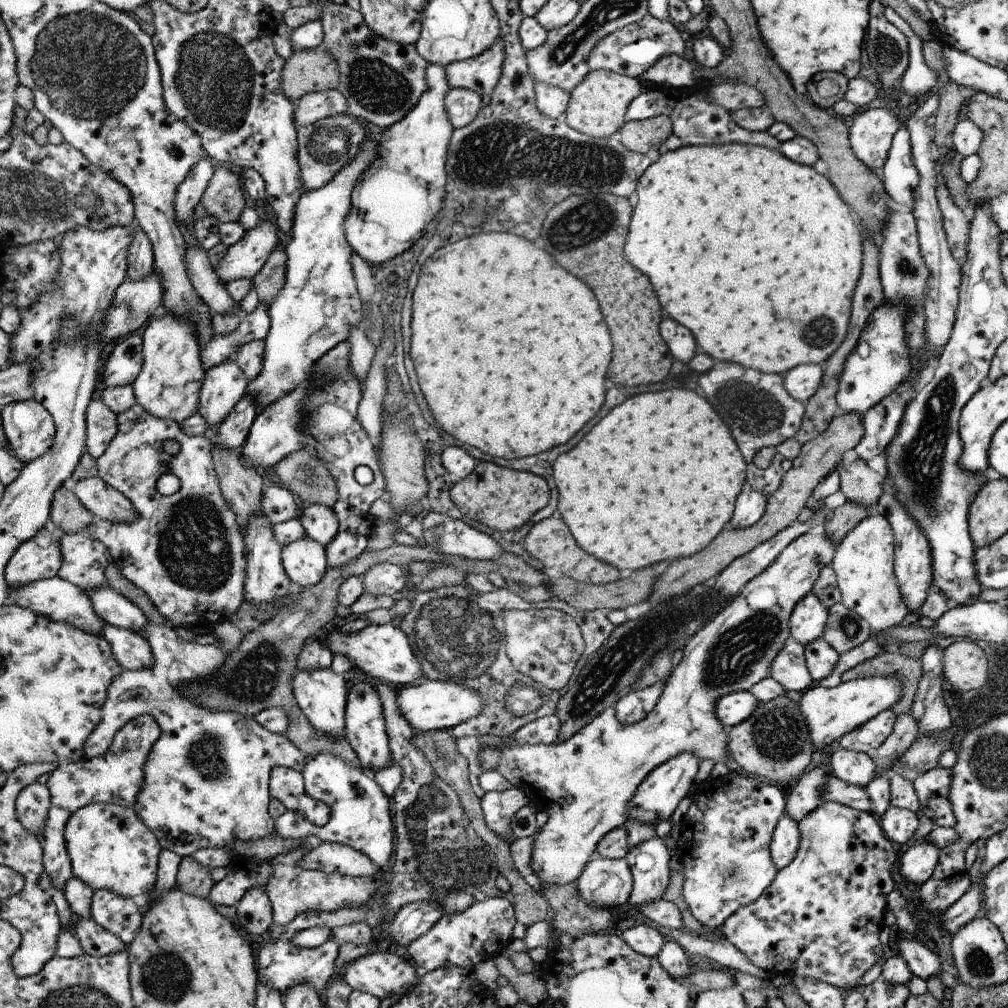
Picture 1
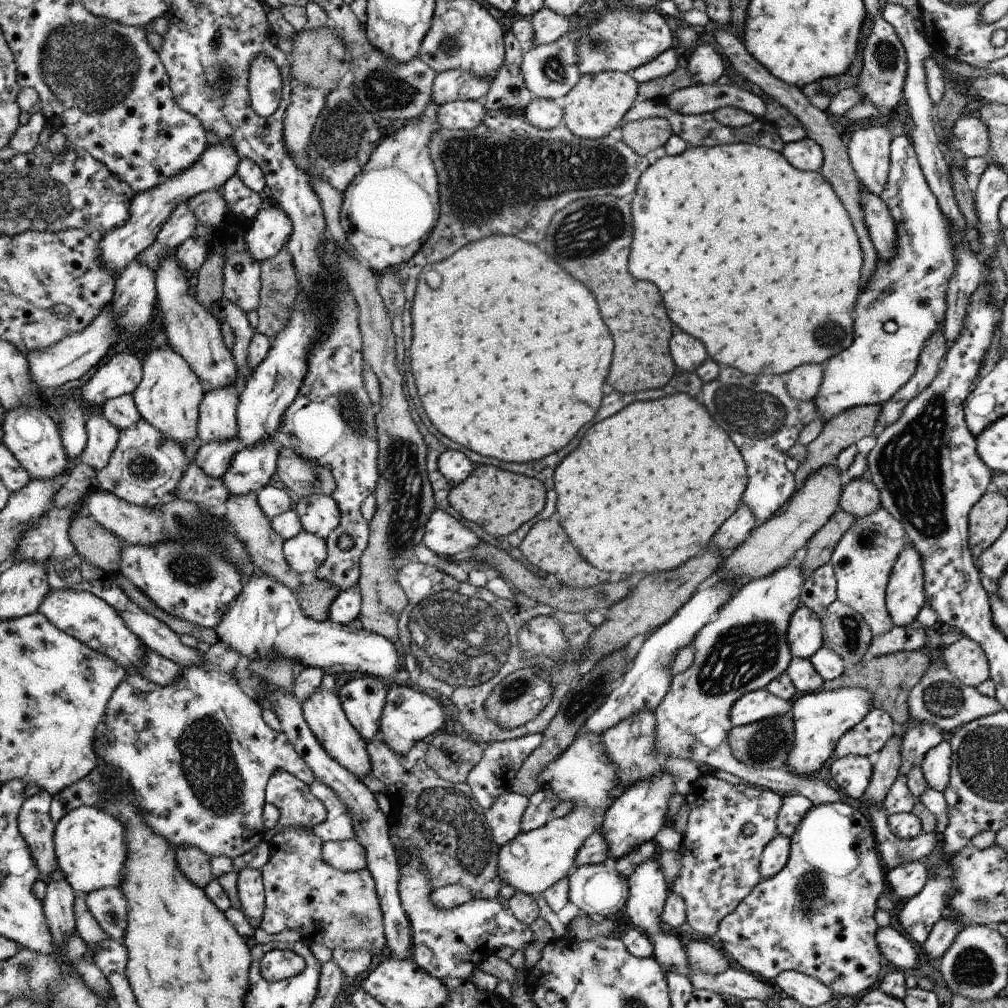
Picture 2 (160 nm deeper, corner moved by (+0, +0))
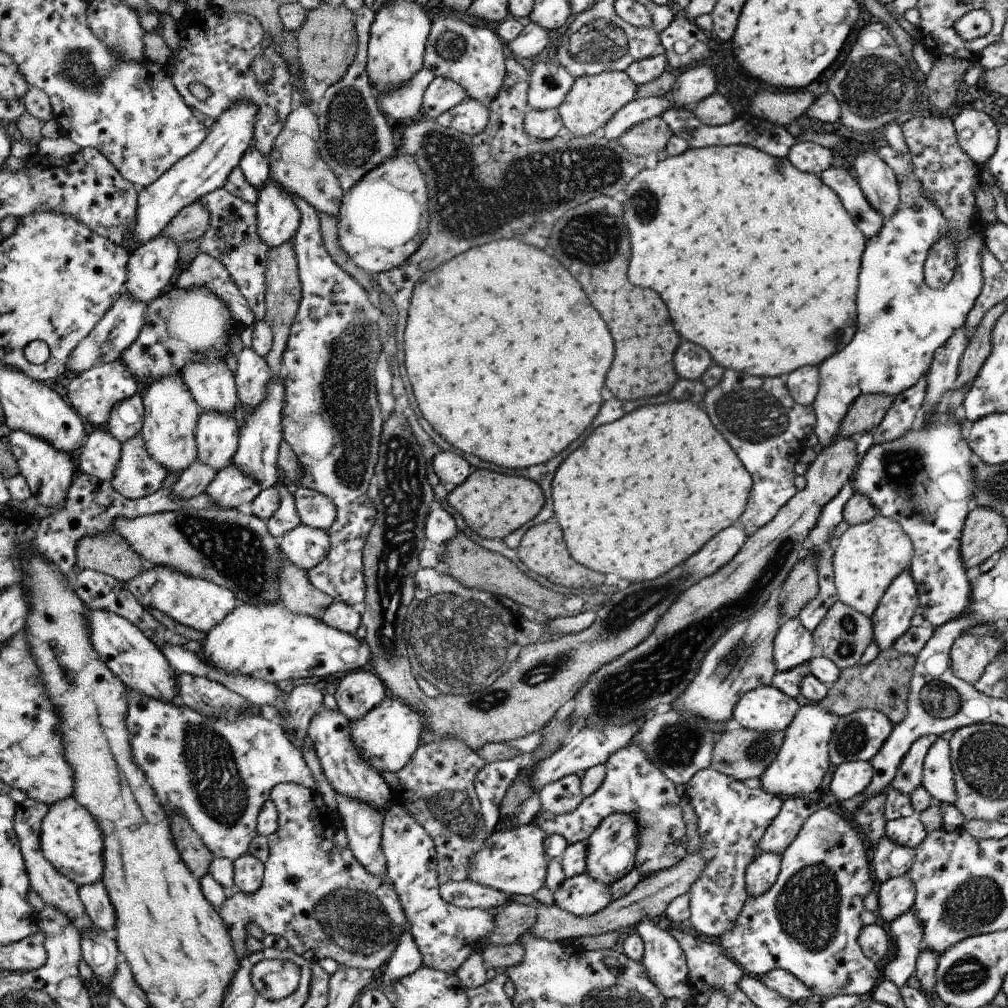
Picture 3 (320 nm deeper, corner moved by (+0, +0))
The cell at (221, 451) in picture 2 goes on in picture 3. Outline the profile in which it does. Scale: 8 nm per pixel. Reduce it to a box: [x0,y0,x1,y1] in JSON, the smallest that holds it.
[171,460,216,499]

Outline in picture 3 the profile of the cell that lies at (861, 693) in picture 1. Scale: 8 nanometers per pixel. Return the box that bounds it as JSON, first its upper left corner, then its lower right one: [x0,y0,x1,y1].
[760,703,836,799]

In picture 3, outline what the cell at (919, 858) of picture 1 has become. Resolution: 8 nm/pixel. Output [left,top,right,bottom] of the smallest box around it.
[876,874,915,926]

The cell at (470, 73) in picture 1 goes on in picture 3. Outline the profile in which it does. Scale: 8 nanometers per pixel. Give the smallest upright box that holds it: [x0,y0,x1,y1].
[422,77,467,120]

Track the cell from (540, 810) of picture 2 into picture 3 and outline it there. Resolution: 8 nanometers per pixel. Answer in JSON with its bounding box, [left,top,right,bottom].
[538,773,585,815]

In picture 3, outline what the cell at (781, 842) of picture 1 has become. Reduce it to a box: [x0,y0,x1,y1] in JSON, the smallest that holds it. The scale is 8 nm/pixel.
[746,853,782,897]

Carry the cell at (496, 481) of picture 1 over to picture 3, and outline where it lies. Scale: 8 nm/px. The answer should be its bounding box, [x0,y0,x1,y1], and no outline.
[447,469,544,541]

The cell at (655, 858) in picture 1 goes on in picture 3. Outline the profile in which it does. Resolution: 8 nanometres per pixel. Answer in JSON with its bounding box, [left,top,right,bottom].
[636,917,692,1004]

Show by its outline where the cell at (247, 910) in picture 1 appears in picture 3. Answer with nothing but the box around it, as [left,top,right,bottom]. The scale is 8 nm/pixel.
[233,853,265,894]

